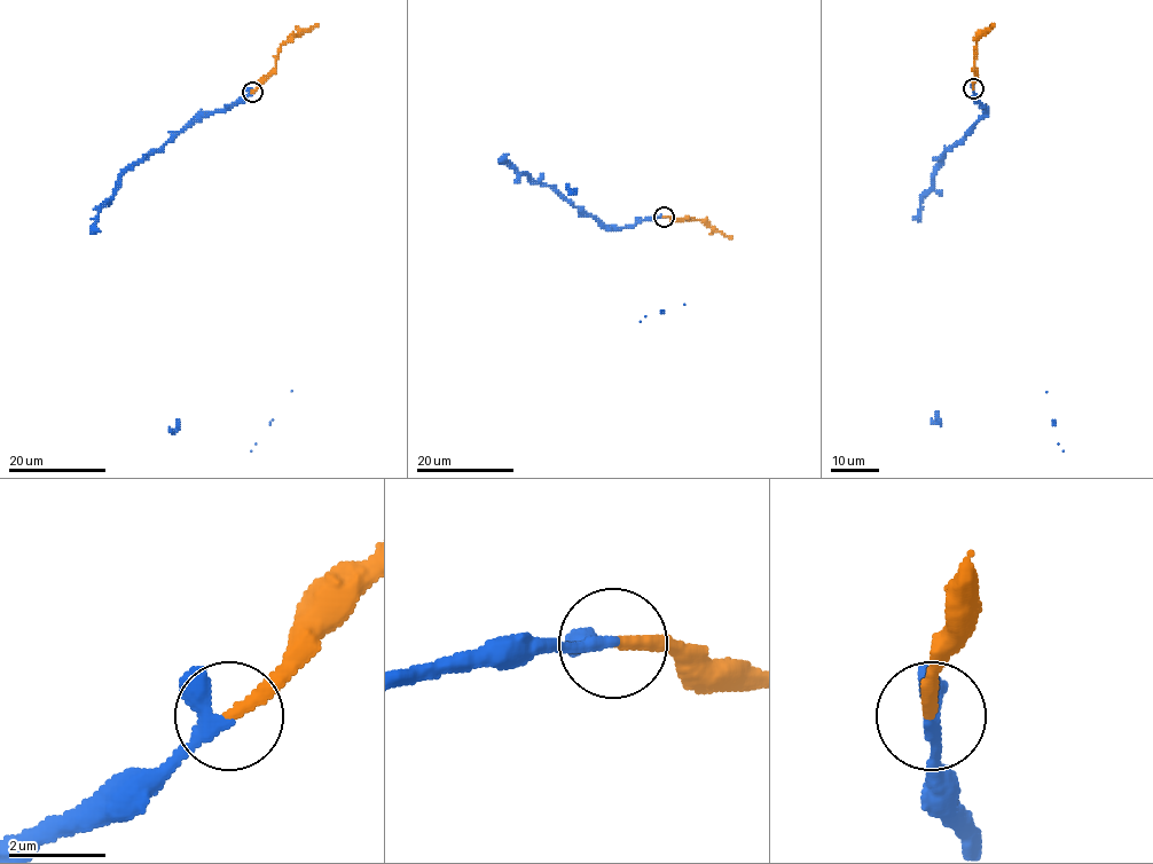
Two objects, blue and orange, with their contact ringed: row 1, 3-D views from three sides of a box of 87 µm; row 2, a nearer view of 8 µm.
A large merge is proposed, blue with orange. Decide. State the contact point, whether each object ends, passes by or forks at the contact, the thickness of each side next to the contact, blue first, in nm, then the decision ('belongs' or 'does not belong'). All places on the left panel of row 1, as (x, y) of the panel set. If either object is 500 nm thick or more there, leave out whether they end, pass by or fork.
place (252, 92); blue ends; orange ends; calibres 440 and 260 nm; belongs

